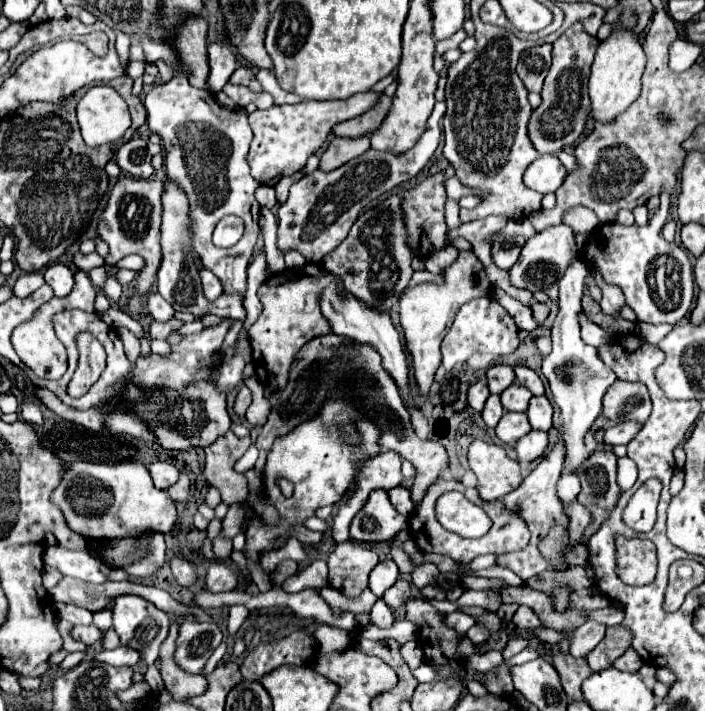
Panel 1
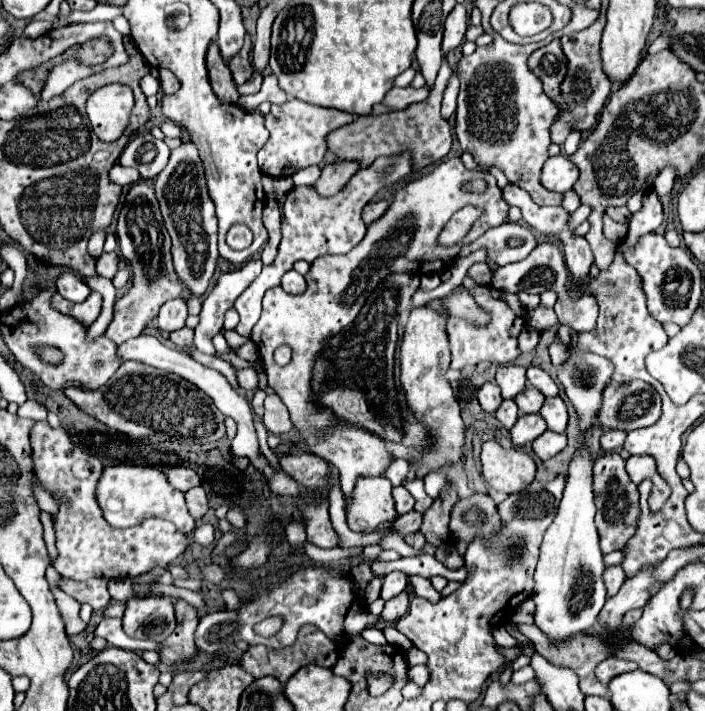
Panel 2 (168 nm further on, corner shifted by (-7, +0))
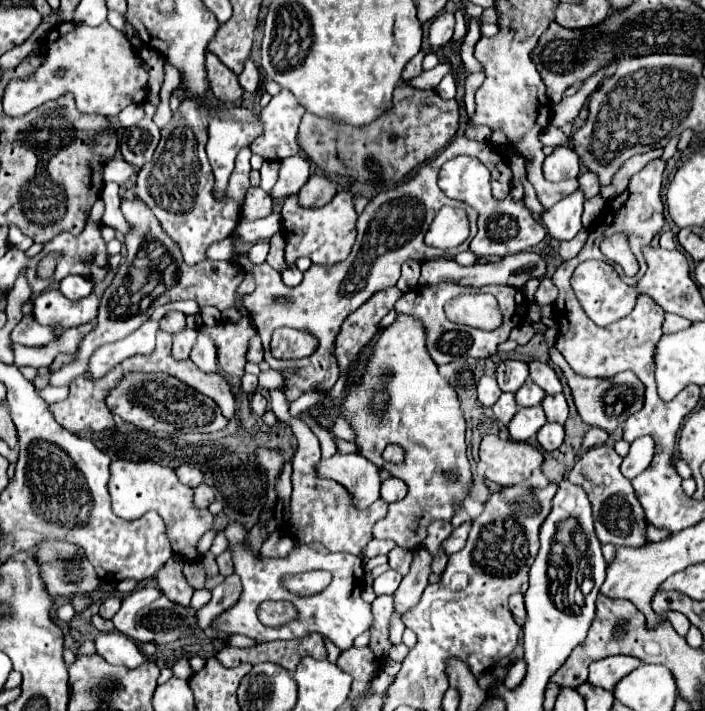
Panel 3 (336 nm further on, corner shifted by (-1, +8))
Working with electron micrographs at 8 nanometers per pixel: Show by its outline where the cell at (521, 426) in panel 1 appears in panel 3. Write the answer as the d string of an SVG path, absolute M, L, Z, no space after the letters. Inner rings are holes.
M541 406L519 408L507 428L509 428L509 434L511 434L513 440L527 442L527 440L531 440L539 432L539 428L545 422L547 420L545 420L545 414L543 414L543 408Z

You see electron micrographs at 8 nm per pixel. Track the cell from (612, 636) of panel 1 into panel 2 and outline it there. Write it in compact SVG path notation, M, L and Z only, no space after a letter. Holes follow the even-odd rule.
M613 658L613 660L605 660L597 666L595 674L599 678L601 684L609 684L611 678L619 676L619 674L625 674L625 672L631 672L631 670L637 670L637 664L635 662L629 662L629 660L619 660L619 658Z

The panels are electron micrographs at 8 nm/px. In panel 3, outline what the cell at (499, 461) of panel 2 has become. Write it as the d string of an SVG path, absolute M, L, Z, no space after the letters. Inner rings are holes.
M483 436L479 458L487 464L485 478L501 486L525 482L543 462L543 456L535 446L527 442L499 440L497 436Z

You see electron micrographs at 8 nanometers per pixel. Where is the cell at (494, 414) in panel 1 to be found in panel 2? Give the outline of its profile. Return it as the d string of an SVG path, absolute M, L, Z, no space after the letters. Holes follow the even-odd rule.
M503 400L503 404L499 406L499 410L495 412L497 420L505 426L505 428L513 428L513 424L517 422L519 418L519 408L513 400Z

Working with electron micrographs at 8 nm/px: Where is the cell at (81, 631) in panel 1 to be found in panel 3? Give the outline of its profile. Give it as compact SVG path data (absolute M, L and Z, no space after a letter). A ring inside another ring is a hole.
M109 596L101 604L101 608L99 608L99 616L105 618L105 620L111 620L111 616L115 616L115 612L119 610L119 606L121 606L121 598L119 596Z

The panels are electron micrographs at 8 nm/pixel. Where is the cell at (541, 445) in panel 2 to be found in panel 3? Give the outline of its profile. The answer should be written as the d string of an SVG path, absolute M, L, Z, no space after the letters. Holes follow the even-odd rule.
M547 422L537 432L537 442L539 442L539 446L543 450L551 452L551 450L555 450L555 448L559 448L563 444L563 436L565 436L565 432L563 432L563 426L561 424L549 424Z

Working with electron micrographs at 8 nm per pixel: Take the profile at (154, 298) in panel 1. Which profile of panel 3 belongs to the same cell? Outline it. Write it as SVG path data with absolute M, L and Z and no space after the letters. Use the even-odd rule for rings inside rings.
M177 310L167 312L167 314L159 320L159 328L161 328L161 330L167 330L167 332L171 332L171 334L179 332L181 328L185 328L185 314L183 314L183 312L177 312Z

